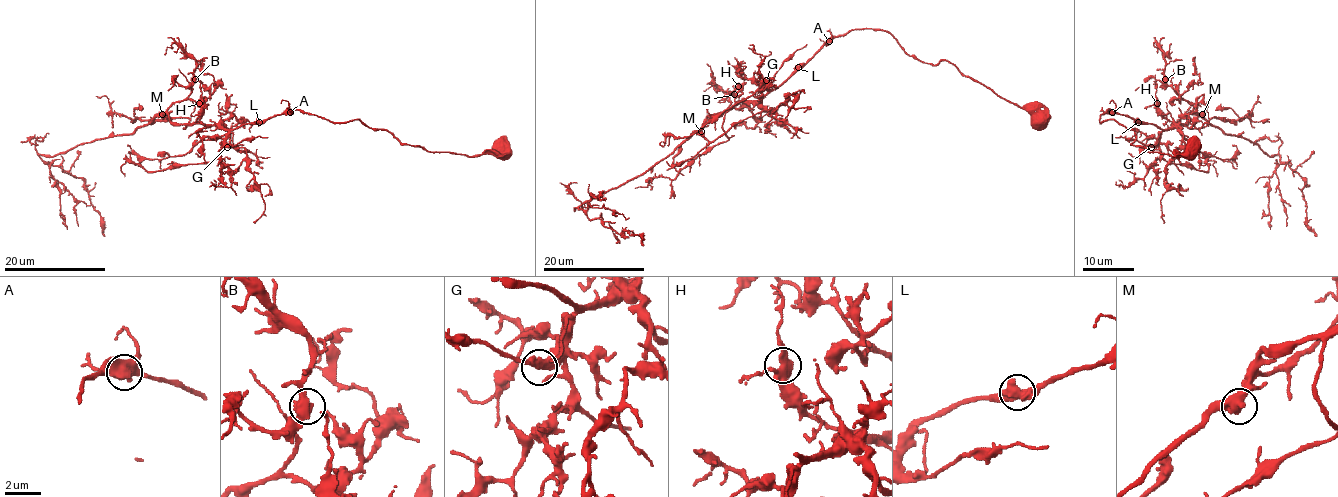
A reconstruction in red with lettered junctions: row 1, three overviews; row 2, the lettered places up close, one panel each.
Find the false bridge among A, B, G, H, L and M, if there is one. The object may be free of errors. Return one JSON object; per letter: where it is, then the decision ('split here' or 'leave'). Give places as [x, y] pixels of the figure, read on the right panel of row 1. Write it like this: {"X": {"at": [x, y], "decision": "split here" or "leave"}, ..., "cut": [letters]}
{"A": {"at": [1112, 112], "decision": "leave"}, "B": {"at": [1165, 79], "decision": "leave"}, "G": {"at": [1151, 147], "decision": "leave"}, "H": {"at": [1157, 103], "decision": "leave"}, "L": {"at": [1138, 122], "decision": "leave"}, "M": {"at": [1202, 114], "decision": "leave"}, "cut": []}

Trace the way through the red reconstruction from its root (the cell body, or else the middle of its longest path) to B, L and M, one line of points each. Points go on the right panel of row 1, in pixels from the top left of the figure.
B: (1192, 148), (1149, 152), (1099, 121), (1185, 124), (1193, 106), (1165, 79)
L: (1192, 148), (1174, 156), (1149, 152), (1131, 143), (1134, 130), (1099, 116), (1115, 110), (1139, 121)
M: (1192, 148), (1174, 156), (1149, 152), (1131, 143), (1134, 130), (1099, 116), (1115, 110), (1168, 129), (1202, 114)

